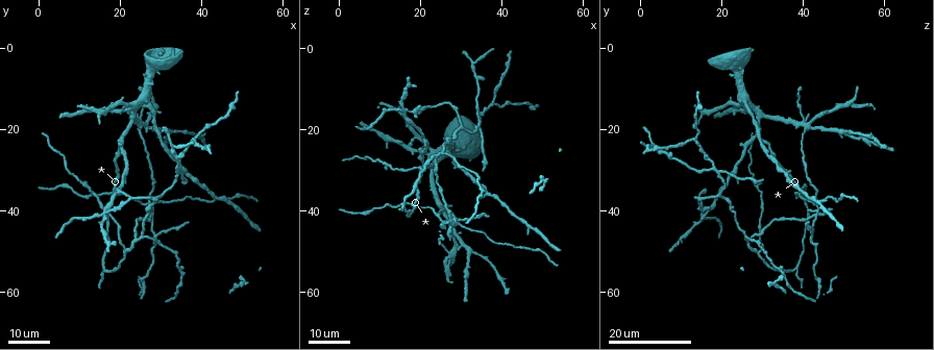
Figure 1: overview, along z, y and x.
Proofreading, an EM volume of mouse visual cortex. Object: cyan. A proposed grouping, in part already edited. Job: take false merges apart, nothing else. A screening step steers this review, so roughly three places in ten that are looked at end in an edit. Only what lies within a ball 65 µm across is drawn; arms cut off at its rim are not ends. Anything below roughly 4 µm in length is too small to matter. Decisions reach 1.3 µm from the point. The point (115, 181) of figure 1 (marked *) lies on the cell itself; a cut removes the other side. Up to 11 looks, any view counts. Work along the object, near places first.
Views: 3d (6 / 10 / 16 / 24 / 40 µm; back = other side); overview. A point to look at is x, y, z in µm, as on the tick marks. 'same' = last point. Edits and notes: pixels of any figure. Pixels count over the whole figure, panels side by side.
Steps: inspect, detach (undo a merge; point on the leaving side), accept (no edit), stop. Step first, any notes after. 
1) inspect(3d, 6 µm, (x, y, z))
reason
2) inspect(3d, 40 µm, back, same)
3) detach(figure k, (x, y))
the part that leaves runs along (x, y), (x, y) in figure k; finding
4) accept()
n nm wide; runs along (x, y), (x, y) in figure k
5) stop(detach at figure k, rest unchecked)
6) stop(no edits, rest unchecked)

inspect(3d, 16 µm, (27.5, 13.0, 51.0))
thin arm on a thick one

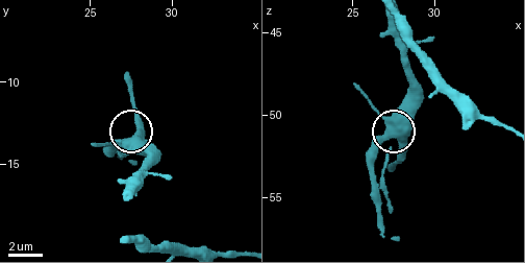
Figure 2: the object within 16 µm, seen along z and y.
inspect(3d, 10 µm, same)

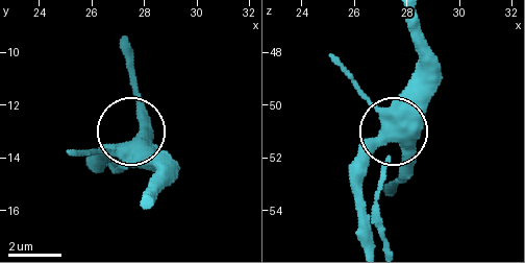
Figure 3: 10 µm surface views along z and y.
inspect(3d, 6 µm, same)
zoom in

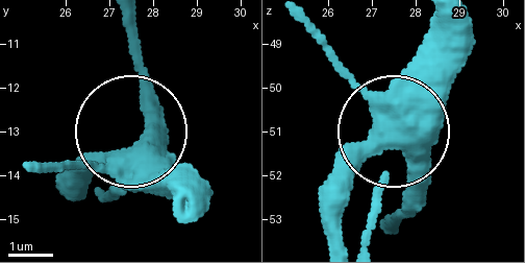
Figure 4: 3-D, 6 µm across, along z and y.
accept()
runs along (176, 207), (140, 139), (143, 75) in figure 4; one cell here

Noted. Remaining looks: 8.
inspect(3d, 24 µm, (33.0, 20.5, 50.0))

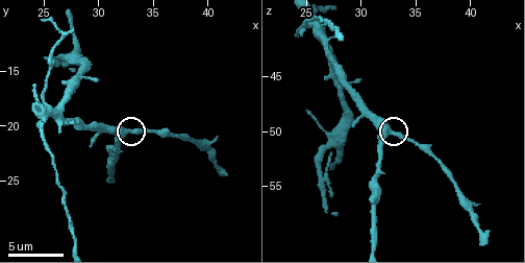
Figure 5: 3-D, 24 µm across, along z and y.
inspect(3d, 10 µm, (32.4, 20.6, 50.0))
closer look

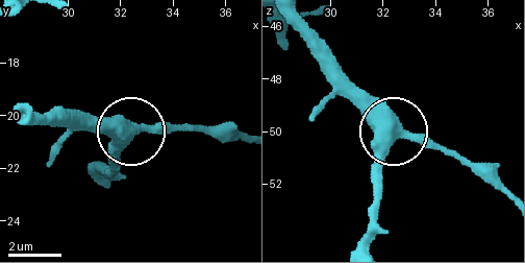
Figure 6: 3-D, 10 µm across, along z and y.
accept()
one cell here

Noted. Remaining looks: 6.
inspect(3d, 16 µm, (25.5, 46.0, 26.0))
three-way junction

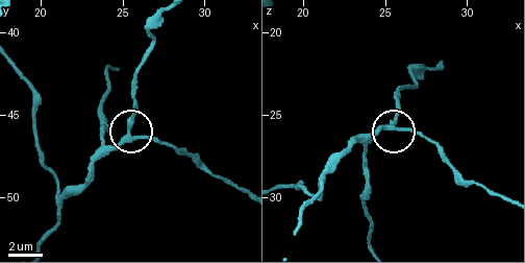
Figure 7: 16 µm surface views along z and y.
inspect(3d, 10 µm, (25.5, 46.0, 25.6))

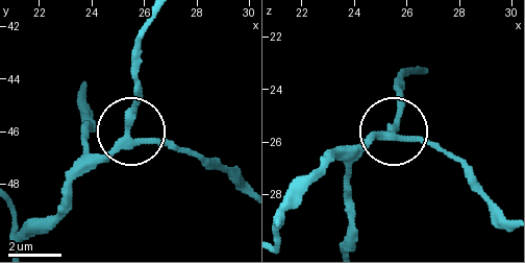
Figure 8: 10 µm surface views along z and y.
accept()
3 arms; runs along (346, 242), (348, 174), (366, 148), (399, 139), (457, 154) in figure 8; all the same cell

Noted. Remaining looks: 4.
inspect(3d, 16 µm, (21.0, 50.5, 29.5))
arms part here

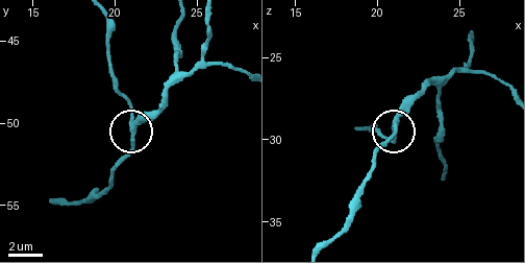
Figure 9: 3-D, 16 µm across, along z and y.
inspect(3d, 10 µm, same)

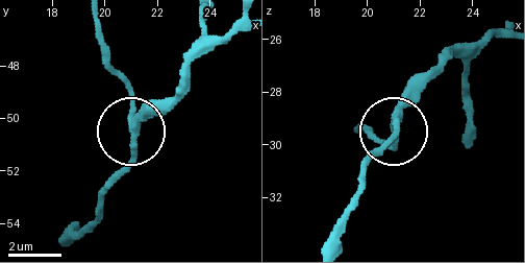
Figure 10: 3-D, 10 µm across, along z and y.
accept()
3 arms; runs along (60, 240), (94, 220), (131, 152), (123, 74) in figure 10; continuous, no second cell

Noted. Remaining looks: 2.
inspect(3d, 24 µm, (16.0, 40.5, 16.0))
four or more arms meet

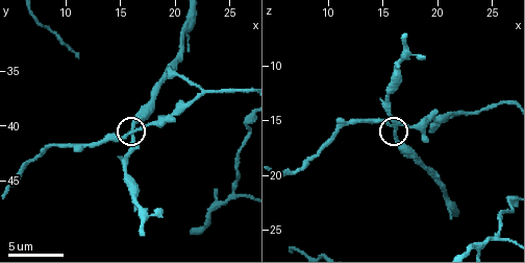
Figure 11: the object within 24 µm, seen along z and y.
inspect(3d, 6 µm, same)

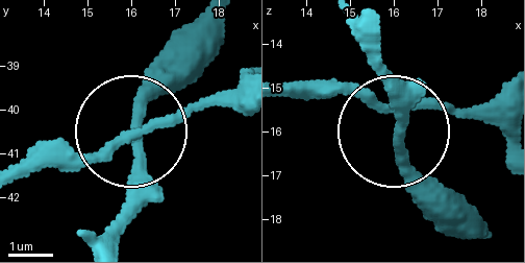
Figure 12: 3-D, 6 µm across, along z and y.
accept()
runs along (221, 22), (139, 123), (131, 220) in figure 12; one cell here

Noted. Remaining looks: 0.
stop(no edits, rest unchecked)

